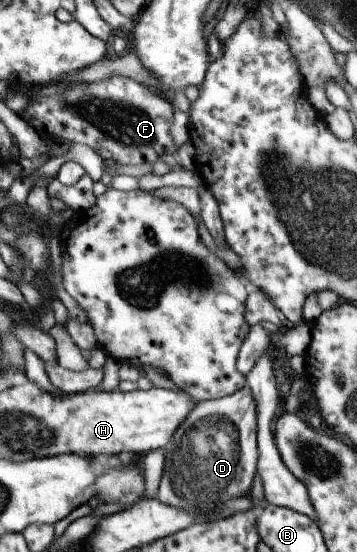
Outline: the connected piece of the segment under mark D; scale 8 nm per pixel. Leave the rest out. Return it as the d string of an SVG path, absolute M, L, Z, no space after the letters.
M245 385L236 393L211 400L200 402L196 410L192 410L194 416L200 416L198 420L190 420L190 424L180 426L175 437L165 447L166 465L162 481L156 496L164 504L183 509L193 514L213 515L227 501L234 501L236 497L243 497L249 493L254 476L257 475L257 421L256 410L251 391Z

